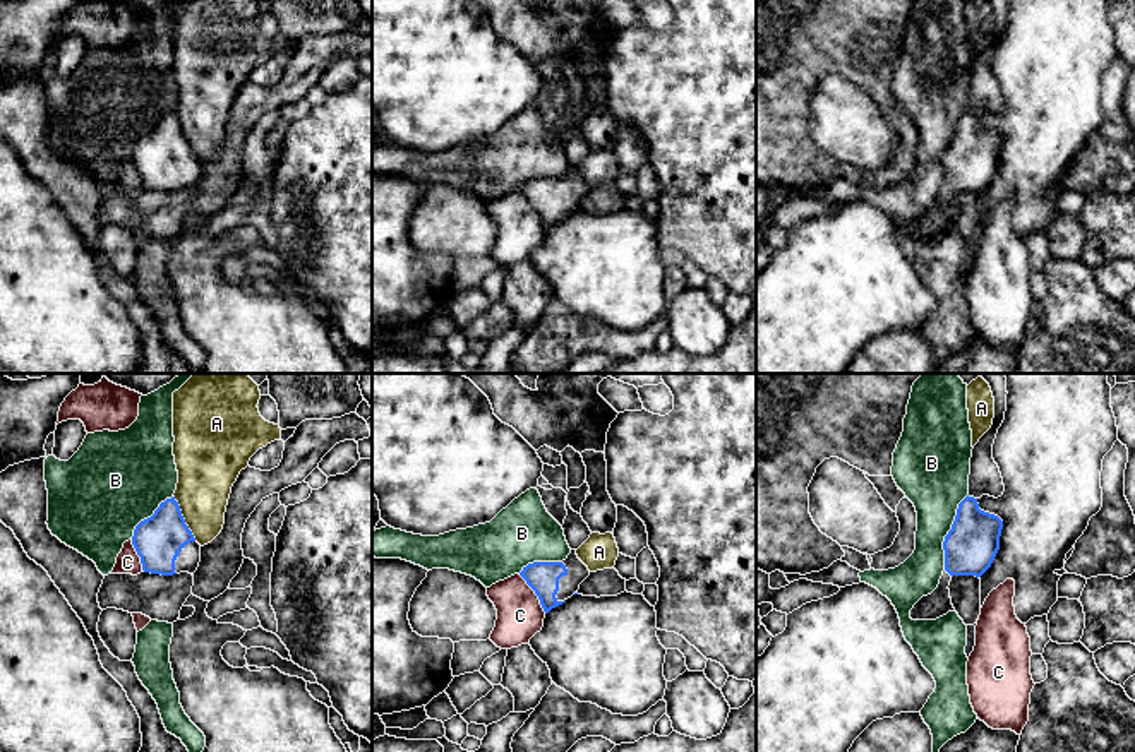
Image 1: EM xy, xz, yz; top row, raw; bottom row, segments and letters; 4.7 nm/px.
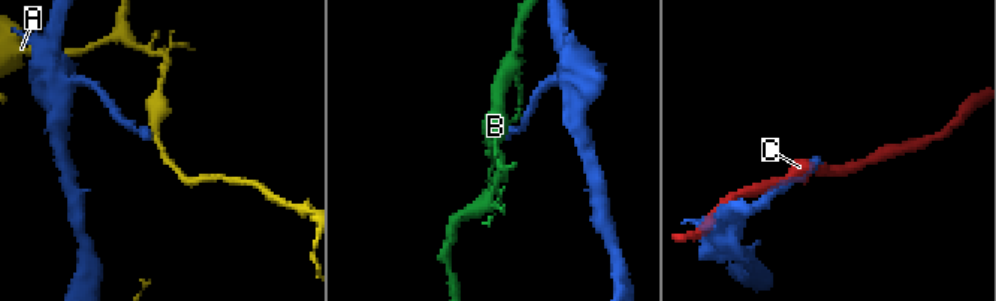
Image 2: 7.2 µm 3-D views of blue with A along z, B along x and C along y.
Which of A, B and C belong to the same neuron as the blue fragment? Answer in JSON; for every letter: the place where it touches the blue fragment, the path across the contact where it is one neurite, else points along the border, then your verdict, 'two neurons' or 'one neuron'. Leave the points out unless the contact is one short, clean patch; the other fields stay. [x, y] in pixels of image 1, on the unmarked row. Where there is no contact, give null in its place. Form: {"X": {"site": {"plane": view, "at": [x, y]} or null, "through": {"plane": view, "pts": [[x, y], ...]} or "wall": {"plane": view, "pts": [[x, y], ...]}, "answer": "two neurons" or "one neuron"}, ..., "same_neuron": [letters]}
{"A": {"site": {"plane": "xy", "at": [182, 134]}, "answer": "two neurons"}, "B": {"site": {"plane": "yz", "at": [948, 148]}, "wall": {"plane": "yz", "pts": [[967, 110], [959, 120], [952, 144], [943, 158], [943, 185]]}, "answer": "two neurons"}, "C": {"site": {"plane": "xz", "at": [535, 209]}, "answer": "two neurons"}, "same_neuron": []}

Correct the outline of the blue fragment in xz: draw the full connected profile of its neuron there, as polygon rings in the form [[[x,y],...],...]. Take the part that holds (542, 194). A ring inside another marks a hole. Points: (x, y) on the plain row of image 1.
[[[571,166],[562,178],[533,178],[519,192],[535,207],[545,230],[578,211],[580,200],[590,192],[588,183]]]

